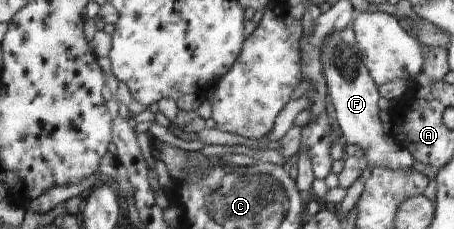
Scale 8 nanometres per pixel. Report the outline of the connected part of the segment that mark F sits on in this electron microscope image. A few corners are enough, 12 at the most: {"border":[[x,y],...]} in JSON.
{"border":[[353,29],[327,38],[325,82],[346,145],[376,166],[409,172],[412,154],[386,139],[378,87]]}

